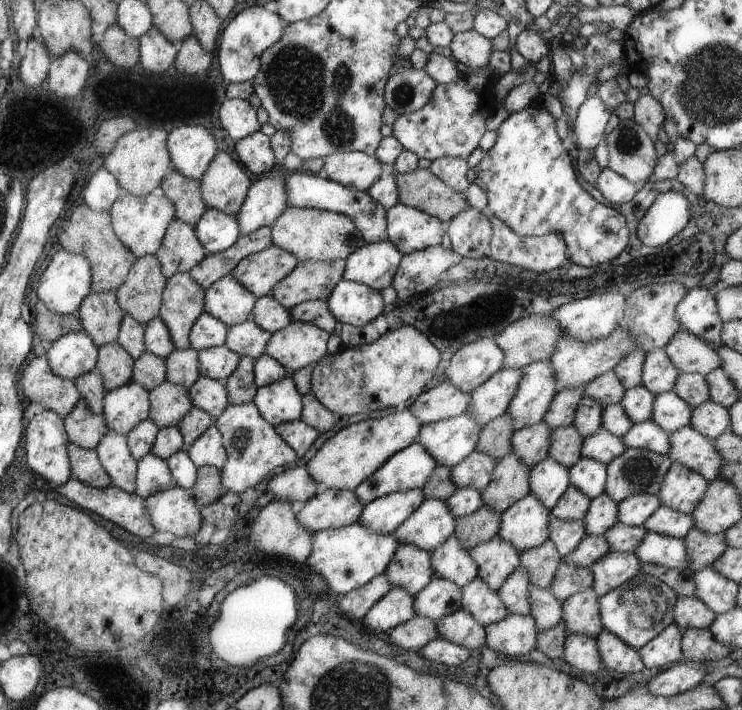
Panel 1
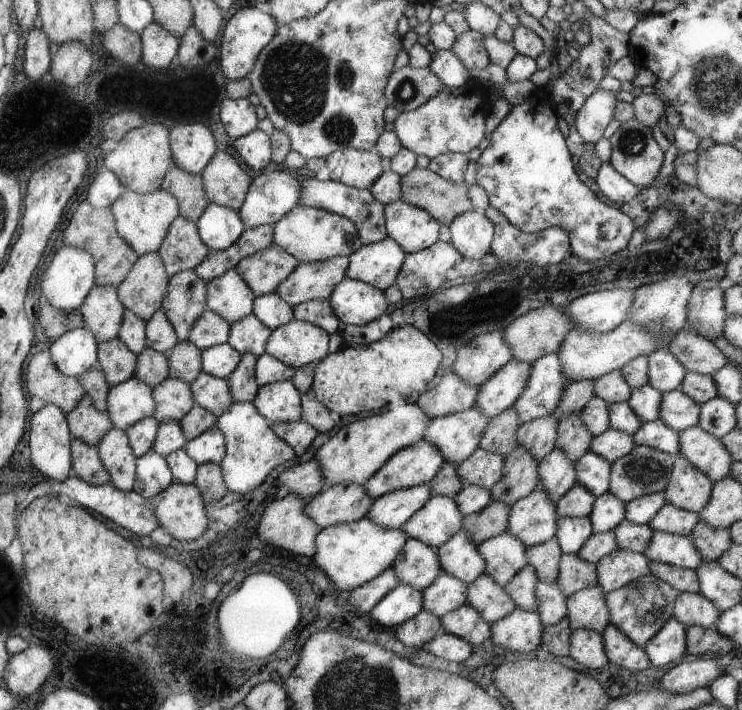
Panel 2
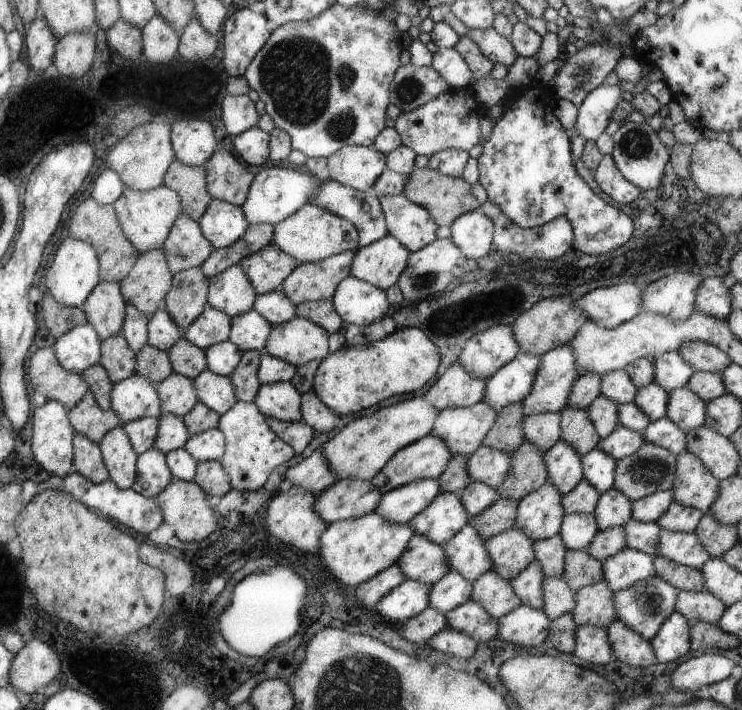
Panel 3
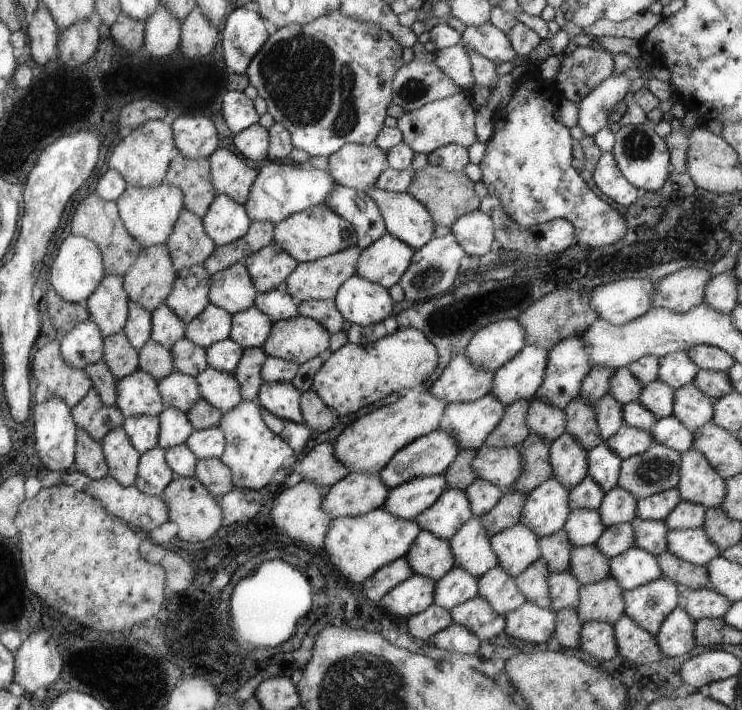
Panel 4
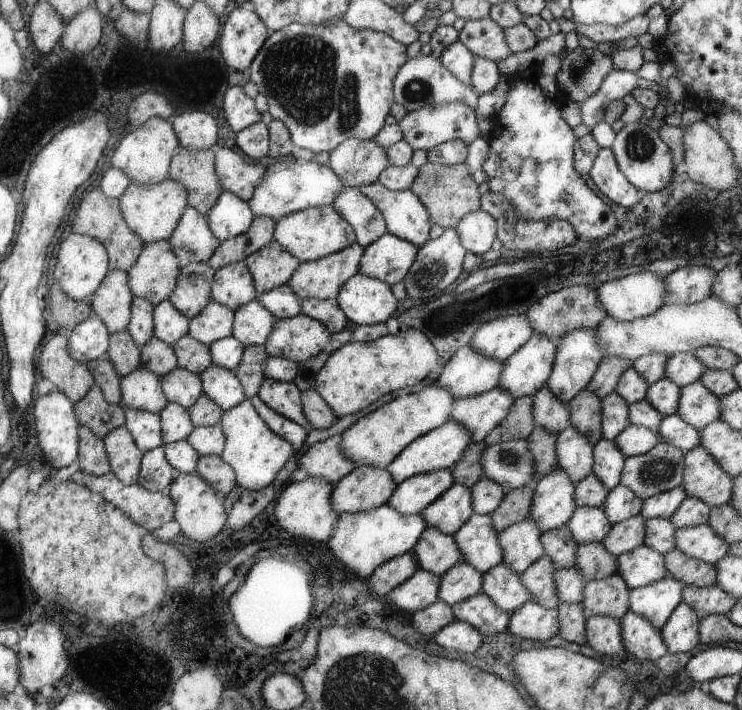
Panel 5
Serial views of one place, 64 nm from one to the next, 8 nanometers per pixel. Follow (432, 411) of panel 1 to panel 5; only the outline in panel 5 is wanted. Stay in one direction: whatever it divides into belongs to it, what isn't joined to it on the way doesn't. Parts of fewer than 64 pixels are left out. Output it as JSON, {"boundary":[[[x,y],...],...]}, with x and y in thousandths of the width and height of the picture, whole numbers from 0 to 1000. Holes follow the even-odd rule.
{"boundary":[[[633,486],[625,487],[601,510],[588,541],[601,546],[613,563],[644,558],[673,544],[678,513]]]}

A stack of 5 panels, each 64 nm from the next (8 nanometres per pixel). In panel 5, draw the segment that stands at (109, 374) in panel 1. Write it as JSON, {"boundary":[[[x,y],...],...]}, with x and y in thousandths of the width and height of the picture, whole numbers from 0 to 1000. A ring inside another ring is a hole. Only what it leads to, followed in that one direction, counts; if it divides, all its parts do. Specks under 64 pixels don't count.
{"boundary":[[[171,465],[150,470],[143,501],[150,506],[163,534],[191,515],[191,493],[181,485]]]}

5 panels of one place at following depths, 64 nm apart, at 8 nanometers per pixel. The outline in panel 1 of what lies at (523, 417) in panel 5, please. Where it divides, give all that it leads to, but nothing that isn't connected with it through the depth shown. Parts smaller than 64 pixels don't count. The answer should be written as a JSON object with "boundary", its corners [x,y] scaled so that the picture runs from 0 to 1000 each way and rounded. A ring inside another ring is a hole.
{"boundary":[[[682,582],[658,594],[647,607],[640,632],[670,649],[677,648],[690,637],[687,617],[694,610],[690,597],[693,597],[690,586]]]}

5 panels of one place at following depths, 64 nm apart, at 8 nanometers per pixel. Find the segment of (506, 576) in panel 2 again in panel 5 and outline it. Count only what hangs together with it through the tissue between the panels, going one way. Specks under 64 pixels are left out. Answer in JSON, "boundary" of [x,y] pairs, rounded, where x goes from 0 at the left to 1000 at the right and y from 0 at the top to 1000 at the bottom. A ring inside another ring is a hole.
{"boundary":[[[705,732],[689,738],[673,749],[671,763],[679,775],[678,793],[695,804],[695,808],[714,800],[717,794],[733,782],[733,772],[728,763],[732,746],[720,732]]]}

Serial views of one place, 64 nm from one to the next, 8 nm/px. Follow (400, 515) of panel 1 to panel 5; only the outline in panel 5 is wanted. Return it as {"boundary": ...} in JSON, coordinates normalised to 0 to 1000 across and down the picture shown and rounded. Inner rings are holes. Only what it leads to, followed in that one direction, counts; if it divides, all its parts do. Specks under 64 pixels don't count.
{"boundary":[[[608,661],[565,668],[536,680],[522,711],[547,727],[565,725],[612,680]]]}

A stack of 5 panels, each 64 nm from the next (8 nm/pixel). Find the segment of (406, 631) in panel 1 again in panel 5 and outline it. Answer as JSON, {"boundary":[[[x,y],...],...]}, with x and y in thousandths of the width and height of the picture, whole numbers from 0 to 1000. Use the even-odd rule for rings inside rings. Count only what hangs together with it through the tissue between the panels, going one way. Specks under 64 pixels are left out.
{"boundary":[[[593,846],[585,848],[575,858],[554,865],[553,869],[555,885],[571,896],[584,896],[613,873],[609,854]]]}

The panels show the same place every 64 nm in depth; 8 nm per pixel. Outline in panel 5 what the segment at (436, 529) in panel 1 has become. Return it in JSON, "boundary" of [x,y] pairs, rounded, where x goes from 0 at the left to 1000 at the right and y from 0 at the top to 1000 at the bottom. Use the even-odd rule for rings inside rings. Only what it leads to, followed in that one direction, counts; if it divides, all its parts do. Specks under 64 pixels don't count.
{"boundary":[[[612,680],[565,725],[574,741],[585,741],[596,752],[611,755],[639,724],[636,690]]]}

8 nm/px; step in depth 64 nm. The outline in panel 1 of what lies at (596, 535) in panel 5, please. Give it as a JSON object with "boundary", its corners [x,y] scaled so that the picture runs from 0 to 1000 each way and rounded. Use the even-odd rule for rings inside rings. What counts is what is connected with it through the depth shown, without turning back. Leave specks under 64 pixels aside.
{"boundary":[[[748,728],[743,730],[739,761],[744,761],[749,766],[749,775],[756,785],[768,780],[790,754],[787,734],[760,735]]]}

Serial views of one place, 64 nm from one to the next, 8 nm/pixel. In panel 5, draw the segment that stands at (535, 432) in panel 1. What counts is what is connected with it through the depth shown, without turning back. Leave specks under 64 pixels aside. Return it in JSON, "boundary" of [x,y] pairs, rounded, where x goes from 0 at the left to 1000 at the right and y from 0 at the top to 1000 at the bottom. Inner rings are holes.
{"boundary":[[[737,541],[718,559],[717,586],[720,586],[722,600],[730,600],[749,614],[765,603],[765,599],[768,599],[765,570],[755,566],[752,561],[747,561],[744,552],[739,549]]]}

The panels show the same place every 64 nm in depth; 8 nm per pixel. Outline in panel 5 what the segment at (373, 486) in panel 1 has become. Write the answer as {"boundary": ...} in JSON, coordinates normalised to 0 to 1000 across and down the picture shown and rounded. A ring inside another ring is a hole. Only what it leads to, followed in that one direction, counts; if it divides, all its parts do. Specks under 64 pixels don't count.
{"boundary":[[[609,592],[609,594],[604,593],[601,597],[588,603],[588,606],[581,606],[580,610],[555,621],[519,661],[526,665],[534,682],[565,668],[609,661],[615,655],[615,651],[619,651],[620,645],[624,645],[625,634],[631,632],[635,623],[636,608],[625,597],[620,597],[615,592]]]}

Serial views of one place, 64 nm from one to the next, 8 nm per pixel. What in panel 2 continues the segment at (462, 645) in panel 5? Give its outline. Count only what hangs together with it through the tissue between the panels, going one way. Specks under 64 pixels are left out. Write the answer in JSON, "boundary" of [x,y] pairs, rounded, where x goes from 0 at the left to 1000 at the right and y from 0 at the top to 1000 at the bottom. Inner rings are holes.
{"boundary":[[[594,889],[588,899],[575,904],[570,914],[588,927],[619,934],[625,932],[636,921],[637,910],[615,894]]]}

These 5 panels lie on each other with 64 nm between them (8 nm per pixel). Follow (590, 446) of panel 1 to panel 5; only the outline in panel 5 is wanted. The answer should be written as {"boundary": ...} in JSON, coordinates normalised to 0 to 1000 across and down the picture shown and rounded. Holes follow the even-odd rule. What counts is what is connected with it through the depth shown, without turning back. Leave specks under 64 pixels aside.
{"boundary":[[[846,599],[826,621],[836,631],[836,637],[849,645],[879,634],[892,617],[887,608],[867,600]]]}

